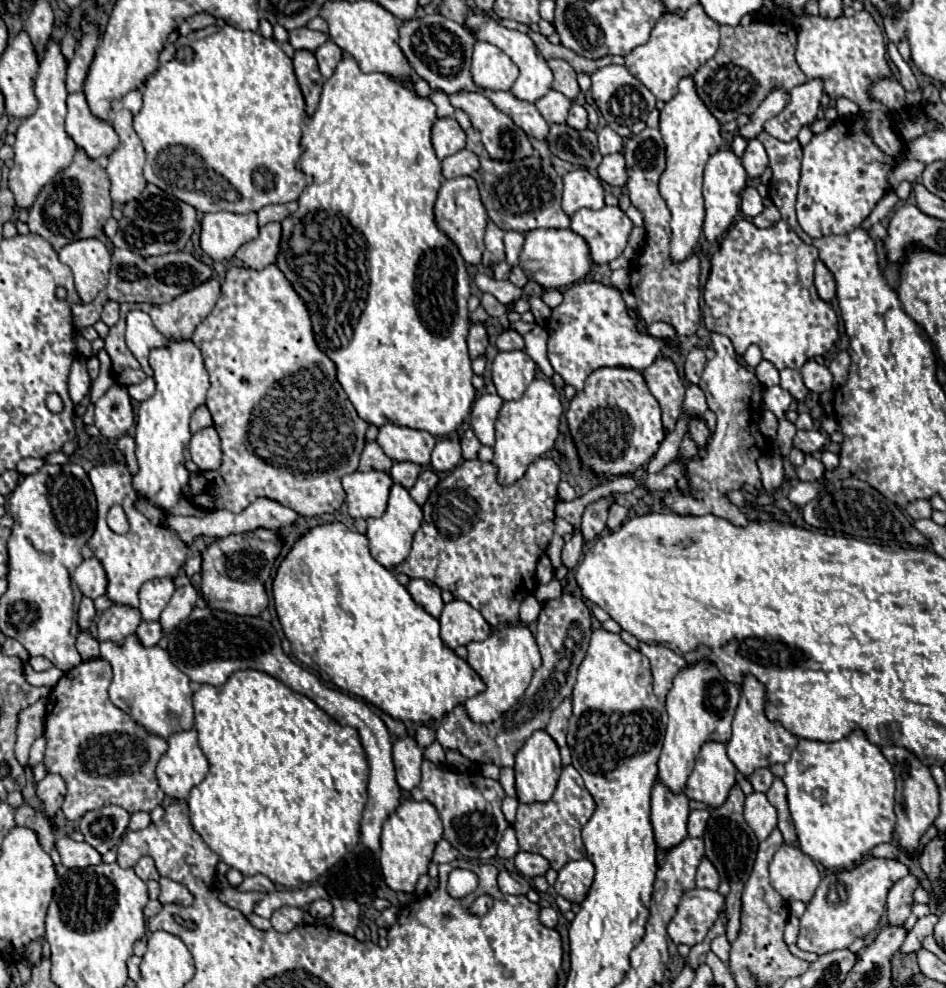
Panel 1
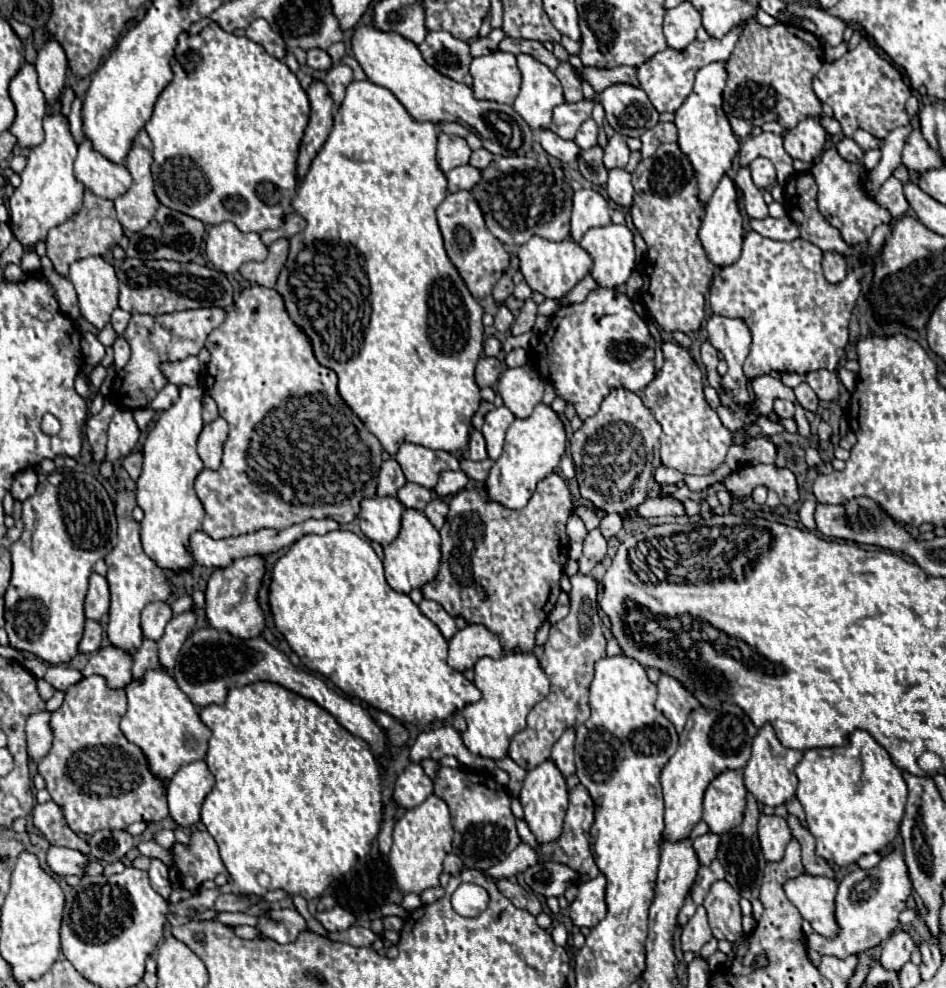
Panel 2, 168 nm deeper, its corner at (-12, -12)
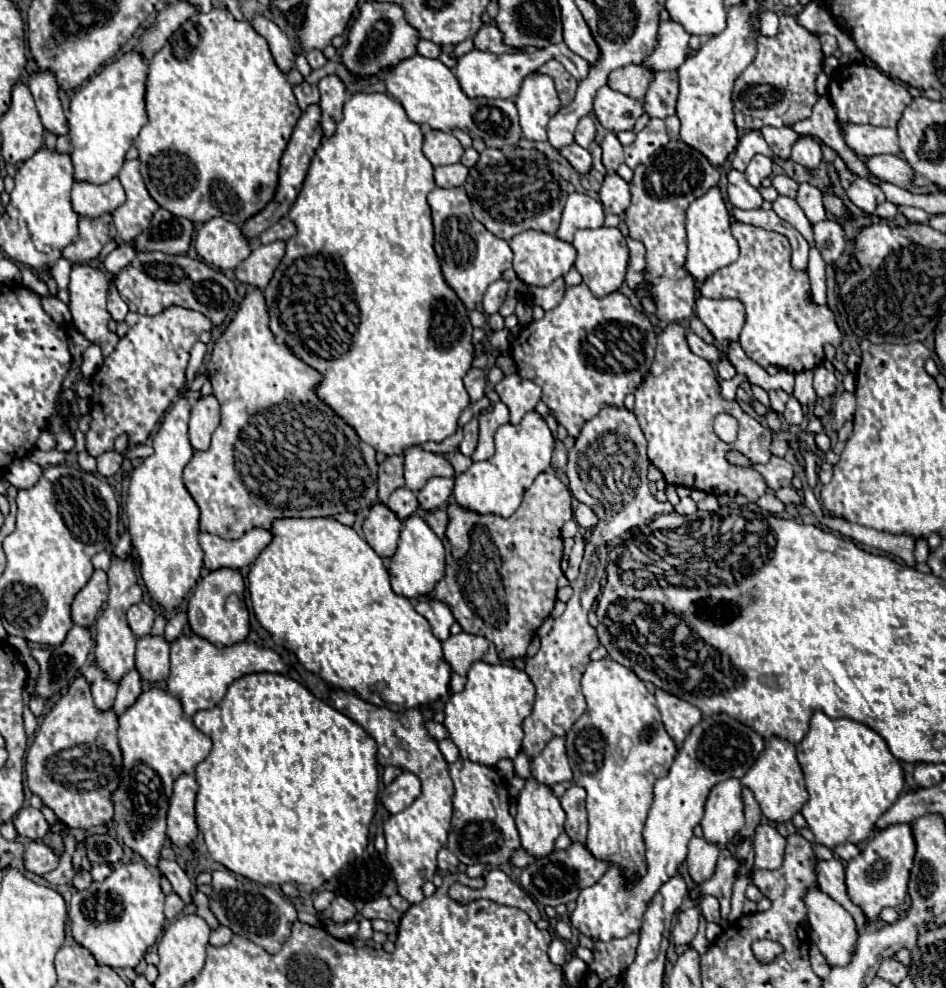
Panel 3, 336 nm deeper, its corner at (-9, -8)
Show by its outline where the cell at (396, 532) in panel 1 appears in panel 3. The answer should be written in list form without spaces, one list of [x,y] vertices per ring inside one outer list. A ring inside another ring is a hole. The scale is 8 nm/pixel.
[[[409,516],[403,522],[397,552],[391,558],[391,588],[405,598],[429,594],[433,586],[445,576],[445,548],[437,534],[427,526],[421,516]]]

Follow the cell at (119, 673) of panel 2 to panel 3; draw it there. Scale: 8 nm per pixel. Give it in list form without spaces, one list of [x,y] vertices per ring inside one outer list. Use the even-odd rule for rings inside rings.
[[[91,666],[85,670],[85,678],[89,682],[89,688],[91,688],[91,694],[93,694],[93,702],[97,706],[97,710],[105,712],[113,706],[113,698],[117,694],[117,684],[107,680],[105,674],[97,668],[97,666]]]

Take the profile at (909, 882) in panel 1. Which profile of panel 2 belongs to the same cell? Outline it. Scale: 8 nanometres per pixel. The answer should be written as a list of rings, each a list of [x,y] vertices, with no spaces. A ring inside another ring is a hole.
[[[908,930],[894,932],[886,940],[886,944],[882,948],[882,956],[880,956],[882,966],[888,968],[888,970],[896,970],[898,972],[910,960],[912,948],[914,948],[914,938],[910,936]]]

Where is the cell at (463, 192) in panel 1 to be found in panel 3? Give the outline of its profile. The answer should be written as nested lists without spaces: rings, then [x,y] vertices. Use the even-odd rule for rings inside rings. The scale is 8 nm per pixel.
[[[435,188],[427,202],[433,212],[433,226],[435,226],[435,252],[441,262],[441,272],[445,282],[455,290],[467,310],[473,310],[487,286],[501,278],[501,274],[511,268],[513,252],[509,244],[485,230],[481,222],[475,220],[471,212],[471,202],[463,188]]]

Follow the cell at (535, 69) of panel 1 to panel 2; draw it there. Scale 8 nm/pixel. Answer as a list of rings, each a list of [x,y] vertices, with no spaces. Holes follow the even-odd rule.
[[[518,54],[518,68],[522,72],[522,88],[516,96],[514,110],[530,124],[532,130],[548,128],[554,106],[564,102],[562,84],[554,72],[530,54]]]

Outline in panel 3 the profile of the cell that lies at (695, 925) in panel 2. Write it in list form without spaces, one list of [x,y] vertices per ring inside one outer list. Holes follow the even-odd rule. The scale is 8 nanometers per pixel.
[[[697,906],[679,912],[677,924],[671,930],[673,944],[689,944],[697,934],[697,926],[699,926],[699,908]]]

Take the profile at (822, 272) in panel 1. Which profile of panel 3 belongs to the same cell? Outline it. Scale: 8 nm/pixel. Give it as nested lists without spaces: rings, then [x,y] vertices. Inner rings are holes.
[[[827,218],[823,222],[813,224],[813,234],[815,234],[815,246],[819,248],[825,262],[833,264],[835,260],[839,260],[843,256],[847,238],[837,220]]]

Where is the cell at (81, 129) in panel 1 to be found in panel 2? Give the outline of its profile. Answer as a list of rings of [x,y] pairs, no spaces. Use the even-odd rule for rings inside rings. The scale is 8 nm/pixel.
[[[82,138],[82,144],[78,146],[74,174],[88,190],[110,200],[124,194],[132,184],[126,164],[116,166],[116,162],[108,162],[108,158],[96,154],[96,148],[88,138]]]

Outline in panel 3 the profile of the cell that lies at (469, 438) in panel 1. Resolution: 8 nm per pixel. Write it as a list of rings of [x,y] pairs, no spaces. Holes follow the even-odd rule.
[[[473,418],[469,424],[463,426],[463,440],[459,444],[459,450],[461,454],[471,456],[475,446],[477,446],[477,418]]]

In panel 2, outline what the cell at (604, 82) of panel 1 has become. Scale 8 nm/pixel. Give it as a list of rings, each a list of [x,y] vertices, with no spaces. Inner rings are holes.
[[[612,84],[598,96],[598,100],[606,110],[608,124],[622,136],[640,138],[660,122],[658,110],[648,100],[648,94],[638,86]]]

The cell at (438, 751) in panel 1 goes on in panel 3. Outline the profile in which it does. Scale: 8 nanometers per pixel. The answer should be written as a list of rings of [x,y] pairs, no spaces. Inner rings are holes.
[[[445,738],[445,740],[439,742],[439,750],[443,752],[443,756],[445,756],[445,760],[447,760],[449,764],[459,758],[459,750],[457,750],[457,746],[455,746],[449,738]]]

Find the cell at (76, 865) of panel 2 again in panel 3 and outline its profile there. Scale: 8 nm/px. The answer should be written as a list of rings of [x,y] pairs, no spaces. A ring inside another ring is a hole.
[[[41,840],[29,842],[29,844],[25,844],[23,864],[33,874],[45,874],[45,872],[51,872],[59,866],[59,856],[53,848],[43,844]]]

